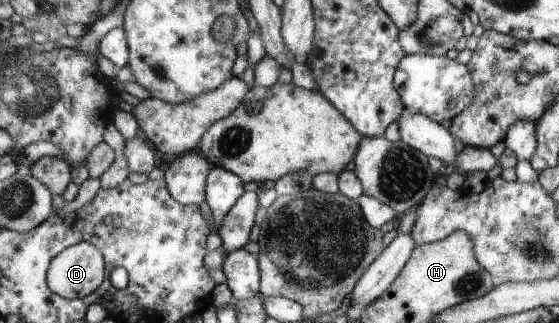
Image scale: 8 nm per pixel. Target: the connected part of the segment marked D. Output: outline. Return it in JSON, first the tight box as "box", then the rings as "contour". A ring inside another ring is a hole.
{"box":[47,241,108,299],"contour":[[[84,241],[56,256],[47,272],[47,284],[61,297],[81,299],[98,290],[108,278],[106,268],[100,249]]]}

